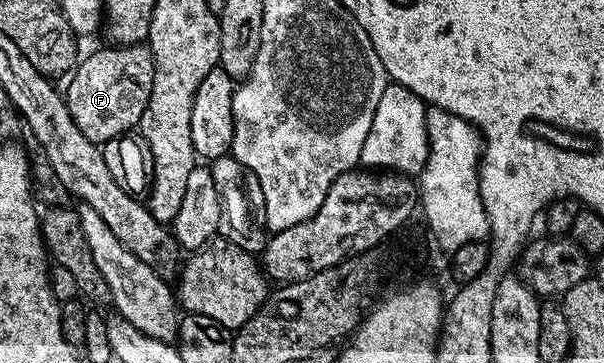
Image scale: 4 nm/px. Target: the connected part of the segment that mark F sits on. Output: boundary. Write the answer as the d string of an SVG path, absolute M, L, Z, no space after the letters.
M148 45L113 46L108 49L97 50L90 58L82 57L72 71L69 90L64 91L71 120L75 120L79 132L83 132L87 140L98 144L120 138L122 134L140 127L153 83L153 55Z

